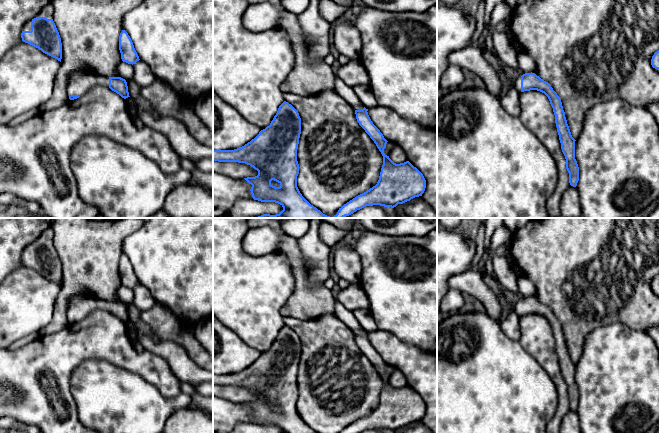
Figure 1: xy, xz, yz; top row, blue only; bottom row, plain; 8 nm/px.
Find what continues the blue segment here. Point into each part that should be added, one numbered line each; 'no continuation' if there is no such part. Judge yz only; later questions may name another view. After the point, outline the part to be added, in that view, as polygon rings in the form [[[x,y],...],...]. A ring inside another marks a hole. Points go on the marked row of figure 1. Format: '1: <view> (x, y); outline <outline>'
1: yz (517, 77); outline [[[520,70],[518,73],[513,74],[514,78],[514,84],[517,89],[517,91],[520,93],[521,92],[521,76],[525,74],[522,70]]]

